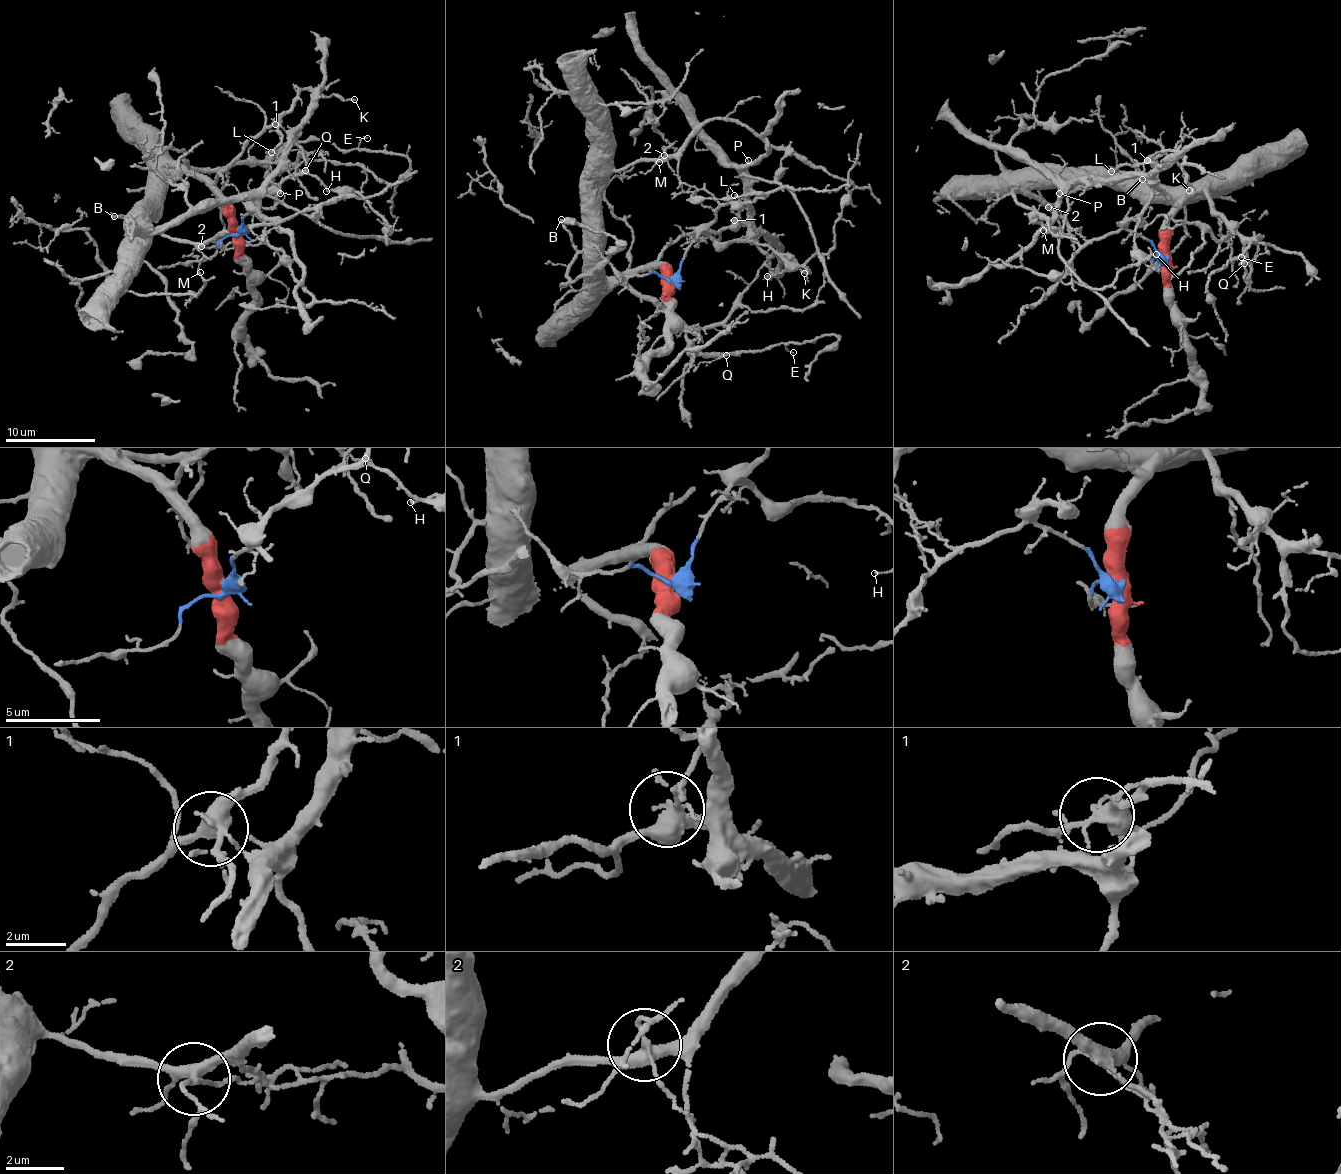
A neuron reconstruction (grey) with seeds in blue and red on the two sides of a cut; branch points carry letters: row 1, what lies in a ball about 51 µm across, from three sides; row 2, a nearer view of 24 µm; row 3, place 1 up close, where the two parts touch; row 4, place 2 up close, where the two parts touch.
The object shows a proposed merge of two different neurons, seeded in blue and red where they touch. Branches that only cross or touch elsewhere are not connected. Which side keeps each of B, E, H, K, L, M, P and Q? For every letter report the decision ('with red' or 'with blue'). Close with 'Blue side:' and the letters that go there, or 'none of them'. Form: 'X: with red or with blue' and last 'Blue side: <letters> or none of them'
B: with red
E: with red
H: with blue
K: with red
L: with red
M: with red
P: with blue
Q: with red
Blue side: H, P

